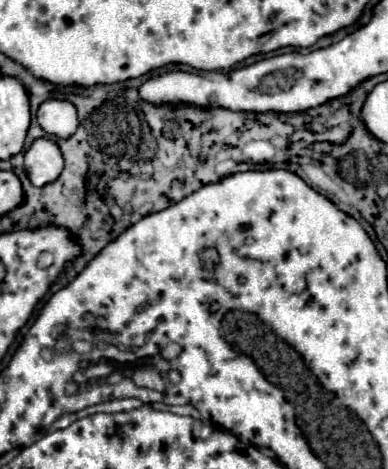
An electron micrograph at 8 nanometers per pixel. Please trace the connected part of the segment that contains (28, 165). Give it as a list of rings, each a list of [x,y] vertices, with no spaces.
[[[36,138],[24,154],[24,168],[34,186],[44,186],[60,176],[64,158],[60,148],[48,138]]]

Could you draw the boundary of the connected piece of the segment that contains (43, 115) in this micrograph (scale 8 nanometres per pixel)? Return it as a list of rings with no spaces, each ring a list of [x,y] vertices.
[[[56,98],[44,100],[38,108],[36,118],[48,134],[56,134],[60,138],[72,136],[78,126],[76,106],[68,100],[56,100]]]

